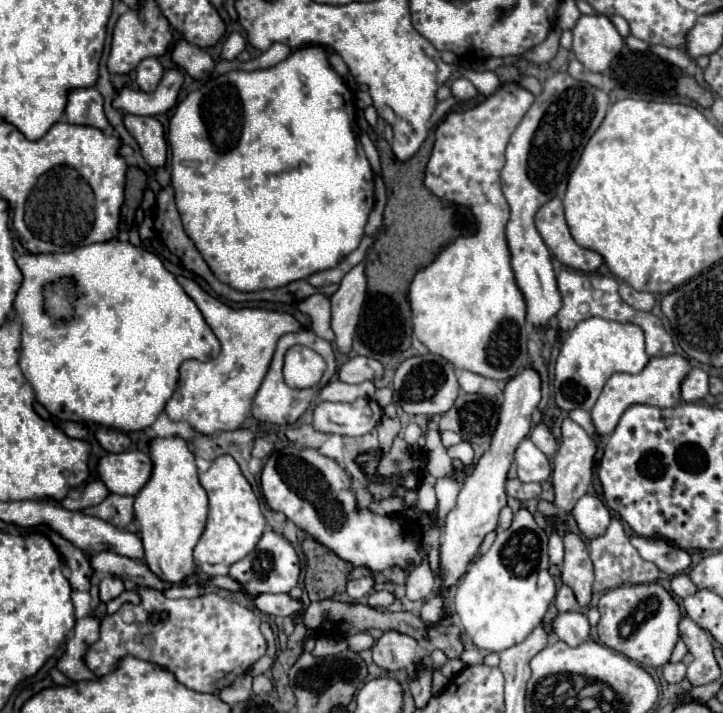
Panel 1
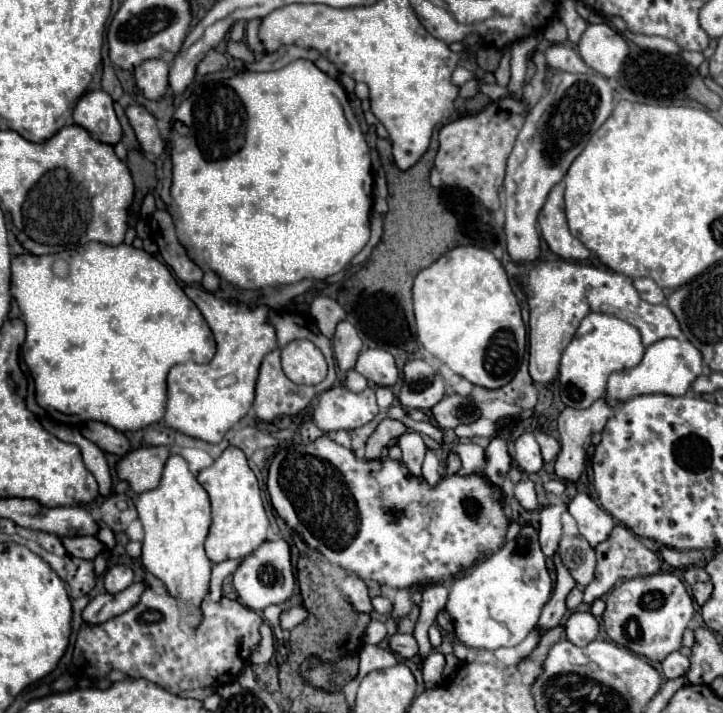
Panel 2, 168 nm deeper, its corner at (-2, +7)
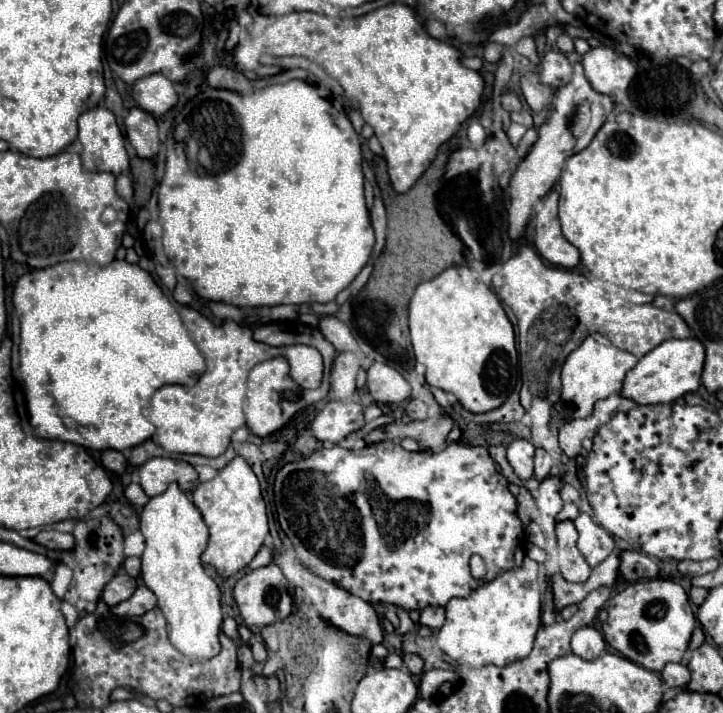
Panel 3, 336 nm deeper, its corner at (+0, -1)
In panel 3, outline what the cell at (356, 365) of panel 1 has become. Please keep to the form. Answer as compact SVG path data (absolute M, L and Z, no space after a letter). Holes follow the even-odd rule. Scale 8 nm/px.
M380 361L366 369L366 387L380 403L398 403L410 397L408 381L392 365Z

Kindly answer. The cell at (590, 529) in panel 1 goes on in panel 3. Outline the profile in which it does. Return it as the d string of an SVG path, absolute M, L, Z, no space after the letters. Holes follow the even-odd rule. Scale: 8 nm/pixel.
M580 513L574 519L578 531L578 549L586 557L586 561L594 567L616 549L616 541L610 533L606 533L588 513Z

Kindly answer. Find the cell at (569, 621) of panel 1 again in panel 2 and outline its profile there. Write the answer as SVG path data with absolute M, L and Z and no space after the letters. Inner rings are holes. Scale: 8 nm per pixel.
M574 613L568 617L566 625L564 625L564 631L566 631L566 637L578 645L578 647L586 647L590 641L596 639L598 631L600 631L600 625L596 621L596 617L592 613Z

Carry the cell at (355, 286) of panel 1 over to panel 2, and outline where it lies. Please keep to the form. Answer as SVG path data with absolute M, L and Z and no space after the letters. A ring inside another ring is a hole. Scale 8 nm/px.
M342 321L336 327L336 335L334 335L332 343L334 343L336 365L342 373L346 373L348 369L352 369L356 365L356 359L362 351L362 339L358 337L358 333L350 321Z

